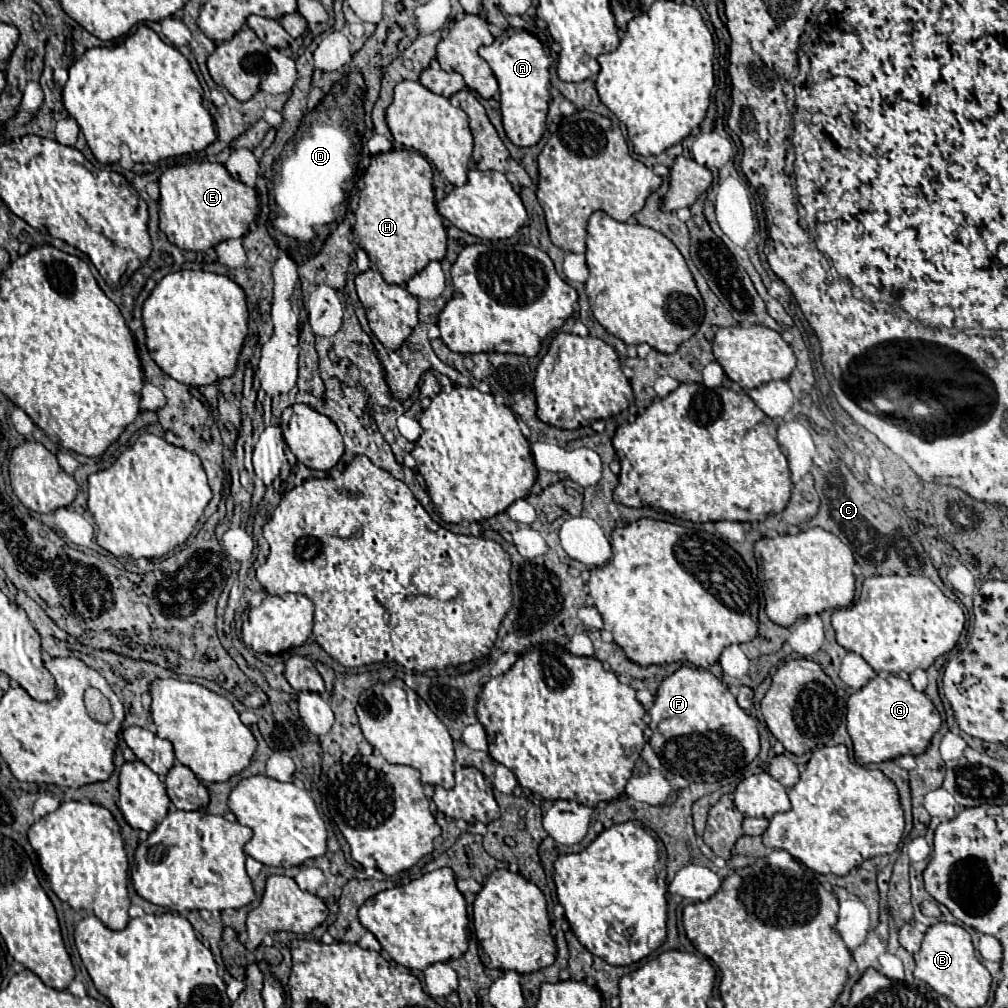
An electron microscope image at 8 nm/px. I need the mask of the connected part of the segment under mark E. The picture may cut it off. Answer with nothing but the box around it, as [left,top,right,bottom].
[160,162,258,250]

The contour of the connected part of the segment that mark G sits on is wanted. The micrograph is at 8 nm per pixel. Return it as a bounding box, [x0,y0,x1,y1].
[846,674,942,766]

